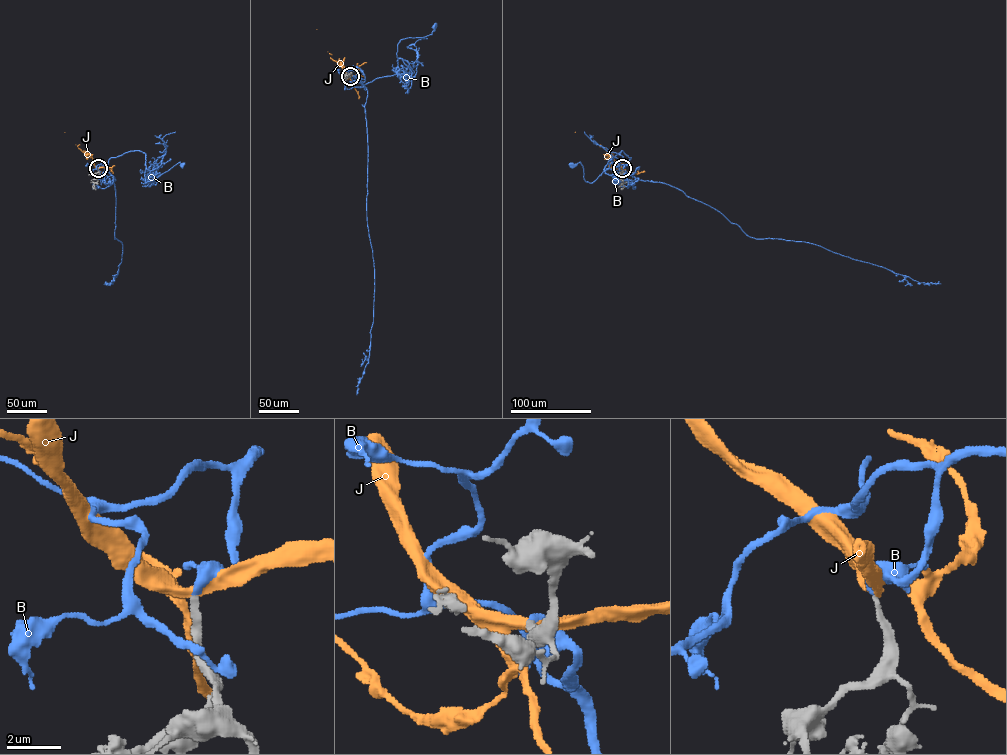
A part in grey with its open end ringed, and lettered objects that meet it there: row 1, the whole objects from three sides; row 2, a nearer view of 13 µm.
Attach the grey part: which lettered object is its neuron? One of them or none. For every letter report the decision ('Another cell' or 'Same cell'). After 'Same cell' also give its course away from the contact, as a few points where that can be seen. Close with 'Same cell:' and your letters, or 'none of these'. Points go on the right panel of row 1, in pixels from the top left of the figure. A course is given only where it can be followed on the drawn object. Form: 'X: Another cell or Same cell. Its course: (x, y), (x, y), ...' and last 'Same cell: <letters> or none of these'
B: Same cell. Its course: (622, 168), (631, 158), (622, 150), (591, 183), (584, 179), (580, 162), (572, 165)
J: Another cell
Same cell: B

